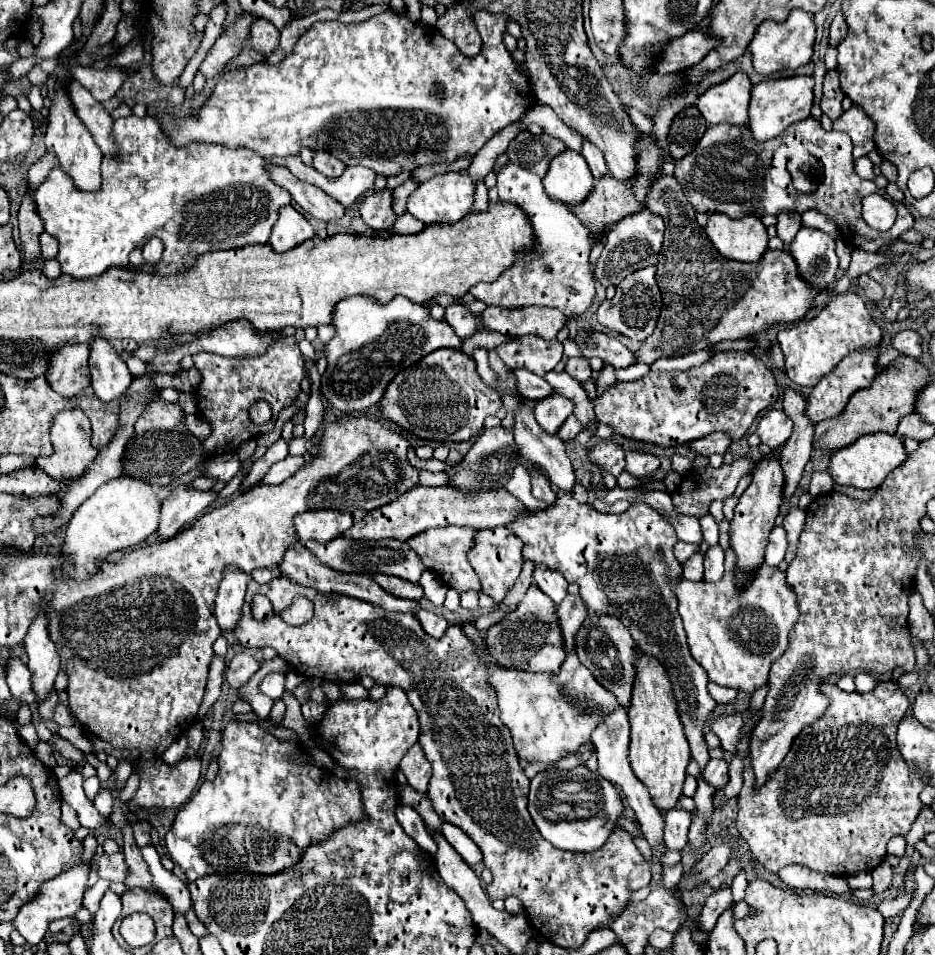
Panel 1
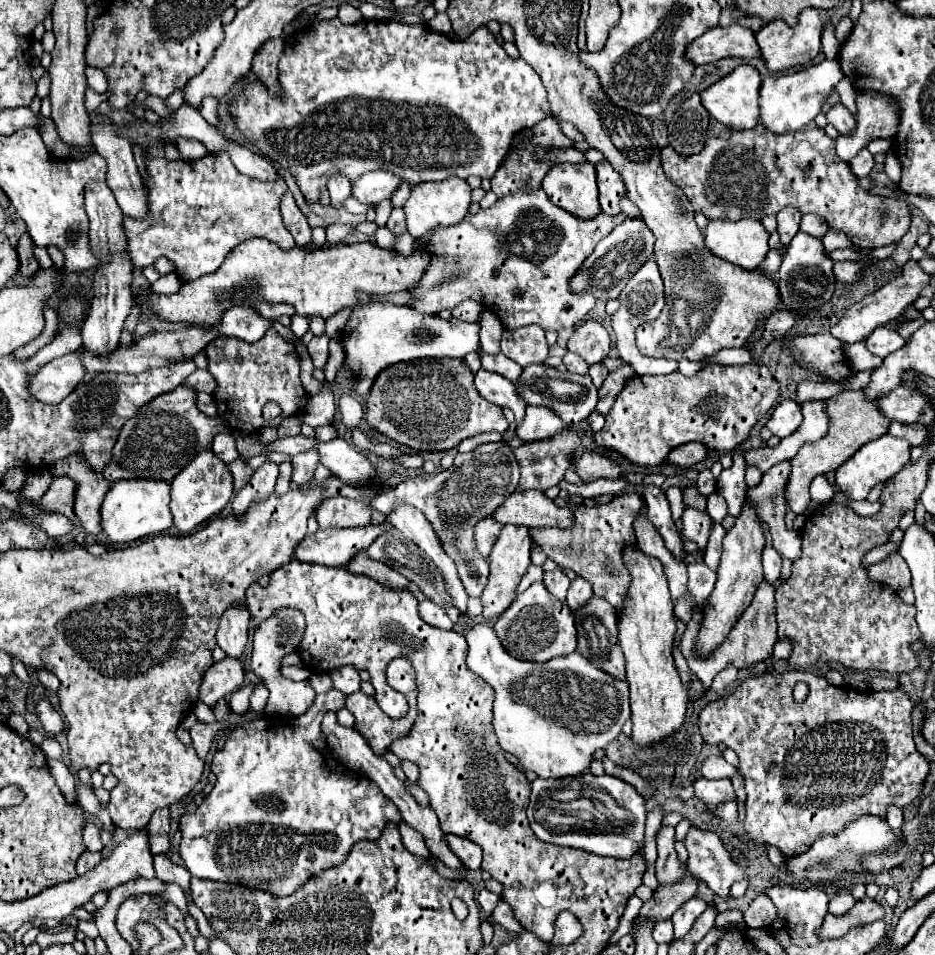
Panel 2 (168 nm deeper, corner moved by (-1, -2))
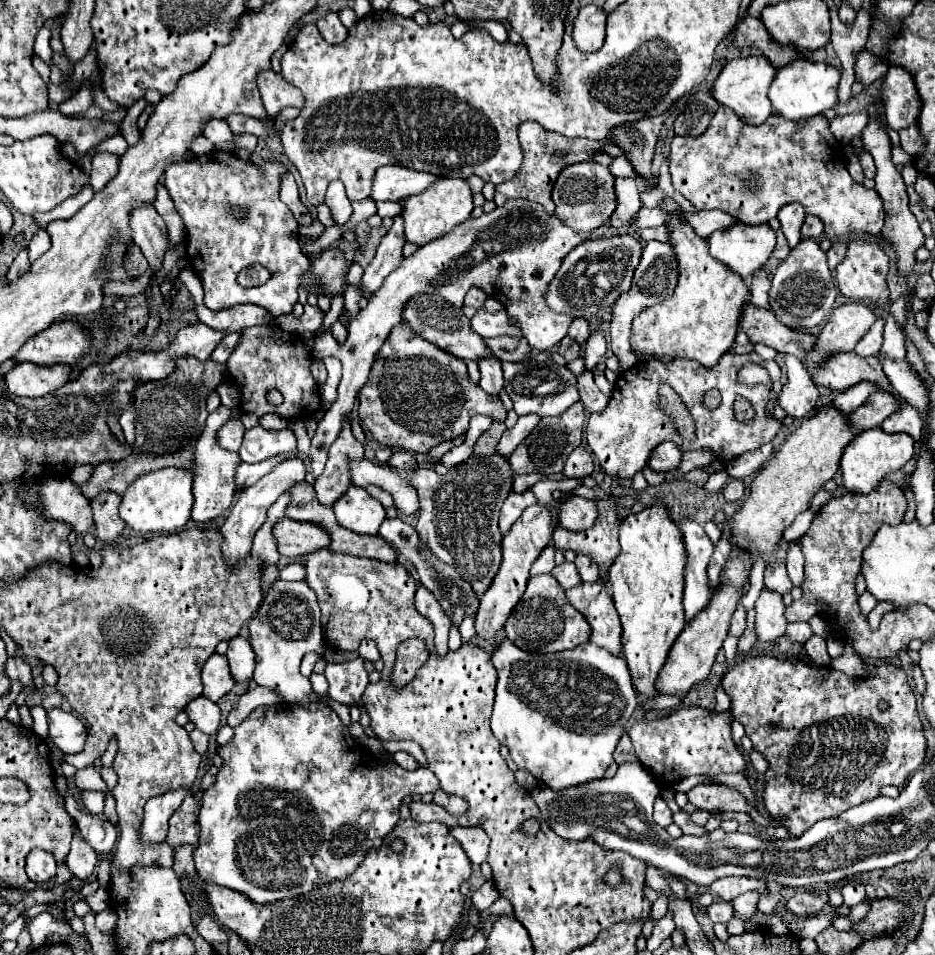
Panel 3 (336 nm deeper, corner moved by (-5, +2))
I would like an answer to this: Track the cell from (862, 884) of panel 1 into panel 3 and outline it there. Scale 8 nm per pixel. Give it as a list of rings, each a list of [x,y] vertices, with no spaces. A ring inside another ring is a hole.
[[[848,883],[842,887],[842,895],[844,895],[844,905],[846,907],[854,907],[858,903],[862,903],[866,899],[866,891],[862,883]]]

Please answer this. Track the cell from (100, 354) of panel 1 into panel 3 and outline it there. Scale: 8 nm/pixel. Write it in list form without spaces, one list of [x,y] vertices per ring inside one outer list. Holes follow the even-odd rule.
[[[98,153],[92,159],[92,173],[90,173],[90,185],[94,193],[102,191],[110,183],[110,179],[114,179],[116,173],[118,173],[118,155]]]

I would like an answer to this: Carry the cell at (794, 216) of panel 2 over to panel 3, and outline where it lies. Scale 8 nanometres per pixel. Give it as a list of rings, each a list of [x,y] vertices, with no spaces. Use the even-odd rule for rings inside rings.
[[[790,203],[778,213],[778,219],[782,223],[782,233],[786,235],[790,247],[796,247],[800,241],[800,227],[802,227],[804,217],[806,217],[804,207],[798,203]]]

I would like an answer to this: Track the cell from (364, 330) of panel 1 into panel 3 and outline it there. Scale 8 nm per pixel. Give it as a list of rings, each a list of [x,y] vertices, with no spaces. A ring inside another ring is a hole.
[[[486,309],[476,311],[476,315],[470,319],[470,329],[484,339],[498,337],[498,335],[512,335],[512,337],[522,335],[516,325],[510,325],[504,309],[498,313],[490,313]]]

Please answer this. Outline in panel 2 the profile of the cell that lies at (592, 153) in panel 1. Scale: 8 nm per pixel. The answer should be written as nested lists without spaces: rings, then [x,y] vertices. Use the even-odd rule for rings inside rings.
[[[598,163],[596,165],[598,173],[598,189],[600,189],[600,205],[602,213],[606,215],[618,215],[620,213],[620,199],[626,195],[624,181],[620,173],[612,169],[610,163]]]

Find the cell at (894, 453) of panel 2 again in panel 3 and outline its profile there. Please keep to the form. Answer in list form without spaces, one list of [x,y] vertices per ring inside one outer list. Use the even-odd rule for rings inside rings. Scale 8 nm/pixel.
[[[882,427],[862,431],[848,445],[848,449],[844,451],[842,461],[840,461],[844,487],[850,493],[870,493],[884,475],[902,469],[912,459],[912,455],[914,455],[914,439],[910,435],[906,435],[906,433],[890,435],[890,433],[882,431]]]

